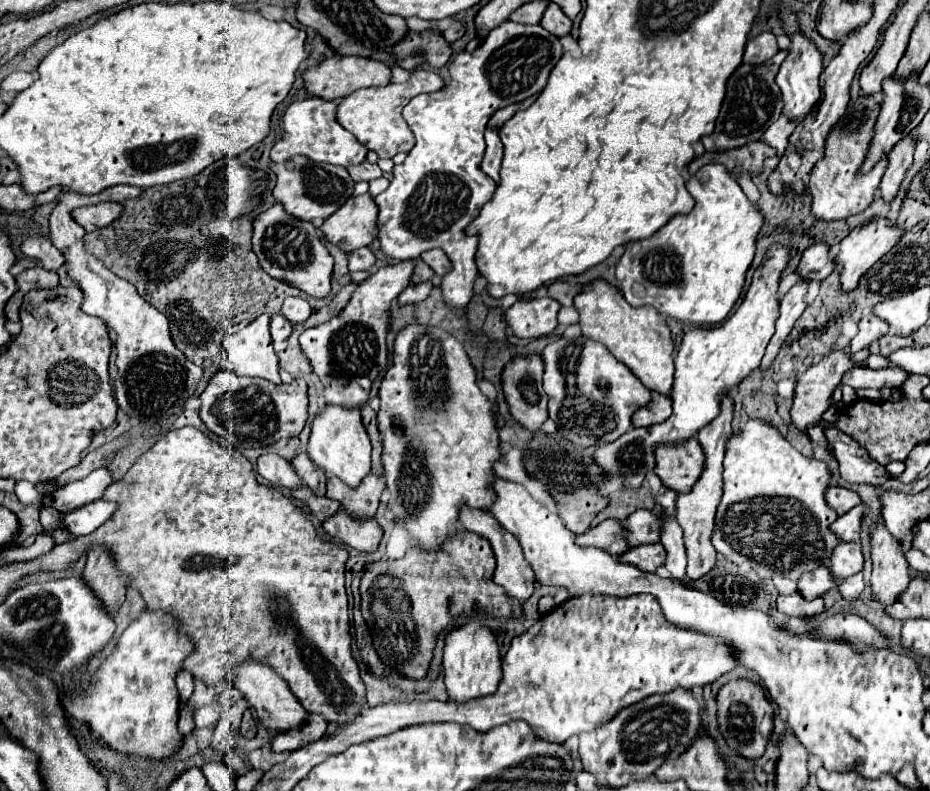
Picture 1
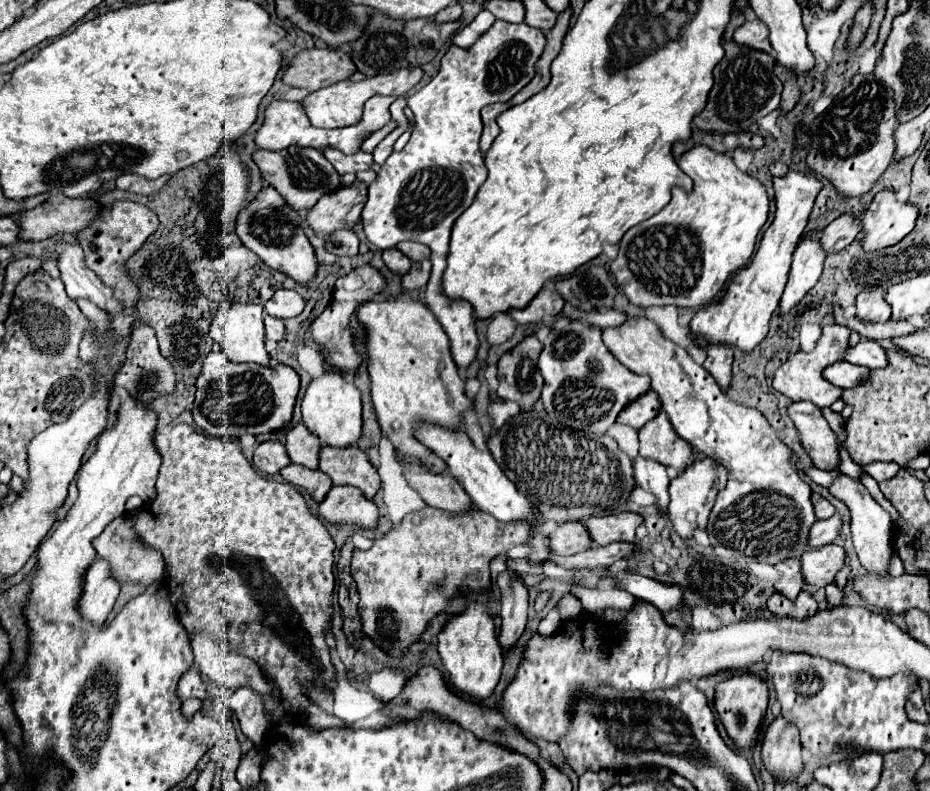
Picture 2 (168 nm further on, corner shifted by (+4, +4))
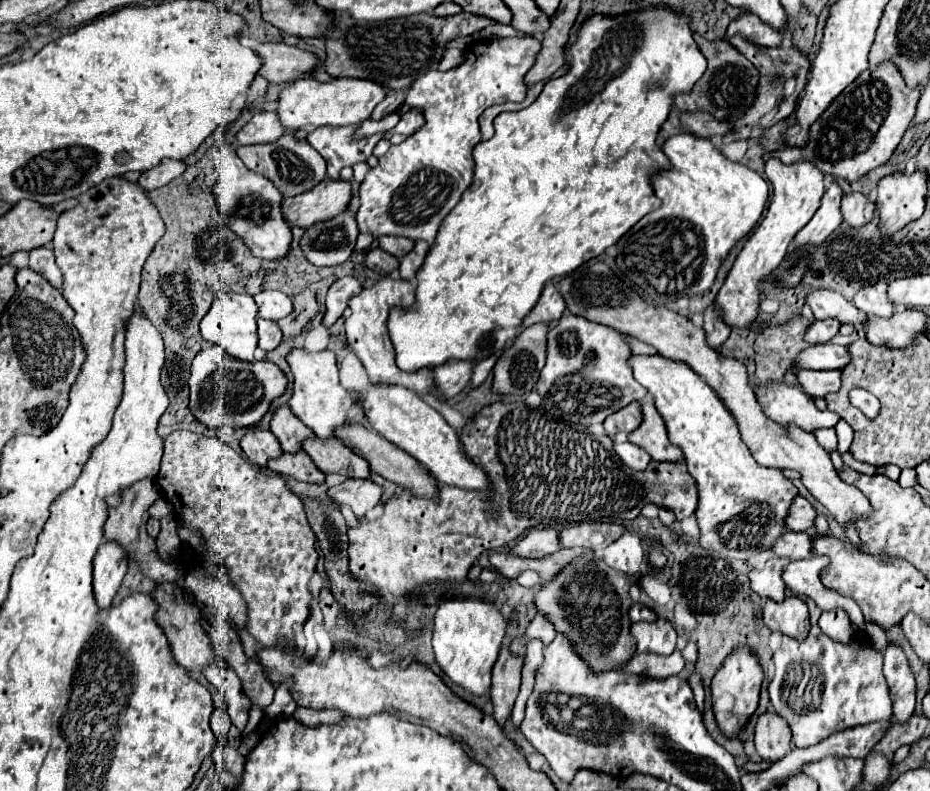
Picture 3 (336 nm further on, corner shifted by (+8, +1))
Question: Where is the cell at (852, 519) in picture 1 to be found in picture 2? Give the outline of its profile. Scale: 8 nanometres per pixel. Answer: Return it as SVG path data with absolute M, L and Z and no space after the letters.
M835 514L835 516L827 518L827 520L817 520L811 526L809 544L811 546L825 546L825 544L835 542L841 536L841 526L843 526L841 514Z

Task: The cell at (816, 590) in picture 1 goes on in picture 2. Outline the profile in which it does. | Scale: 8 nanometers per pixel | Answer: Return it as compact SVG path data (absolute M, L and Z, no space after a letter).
M789 558L789 560L783 560L781 564L777 564L775 568L783 574L781 580L777 582L775 590L781 592L781 594L785 594L789 600L795 600L795 596L805 586L803 572L801 572L801 562L797 558Z

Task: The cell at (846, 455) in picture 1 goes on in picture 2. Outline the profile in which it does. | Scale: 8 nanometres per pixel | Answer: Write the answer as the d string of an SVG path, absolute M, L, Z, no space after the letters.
M793 402L789 406L789 416L795 422L799 440L813 458L815 466L821 470L839 470L839 440L821 410L811 402Z

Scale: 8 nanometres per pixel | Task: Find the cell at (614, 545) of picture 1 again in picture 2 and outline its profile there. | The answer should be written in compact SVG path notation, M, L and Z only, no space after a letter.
M567 522L561 524L549 536L549 546L559 556L571 556L583 552L593 544L591 544L591 534L587 532L587 528L583 528L583 522Z

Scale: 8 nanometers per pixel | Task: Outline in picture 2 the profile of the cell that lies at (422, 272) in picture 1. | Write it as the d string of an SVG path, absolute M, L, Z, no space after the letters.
M391 248L391 250L383 250L383 260L385 260L385 264L395 272L395 274L399 274L399 276L405 276L409 270L411 270L411 260L403 254L403 252L399 252L397 248Z

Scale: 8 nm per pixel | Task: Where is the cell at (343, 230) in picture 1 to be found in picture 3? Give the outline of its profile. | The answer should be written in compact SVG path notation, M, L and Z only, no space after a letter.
M323 179L311 191L303 195L295 195L291 199L283 199L281 211L283 219L289 227L297 225L301 229L311 227L317 221L331 219L349 207L351 199L351 183Z

